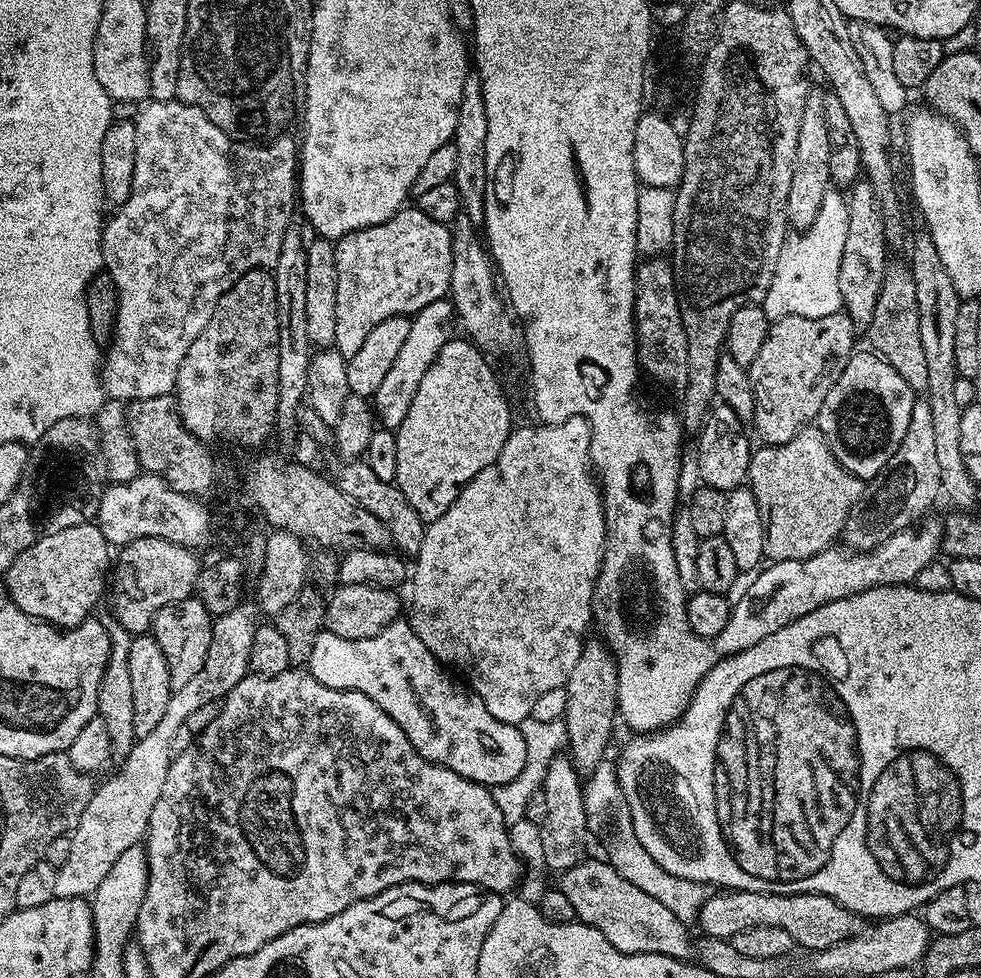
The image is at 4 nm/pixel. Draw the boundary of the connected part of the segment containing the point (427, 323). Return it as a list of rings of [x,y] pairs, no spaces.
[[[430,302],[421,312],[411,317],[410,334],[406,334],[406,343],[398,350],[398,358],[394,358],[394,366],[386,370],[386,378],[382,378],[382,386],[378,386],[374,397],[374,416],[379,427],[395,430],[402,426],[402,418],[410,411],[410,402],[414,402],[414,394],[418,391],[418,382],[422,382],[422,374],[438,358],[438,350],[442,343],[440,336],[441,302]]]

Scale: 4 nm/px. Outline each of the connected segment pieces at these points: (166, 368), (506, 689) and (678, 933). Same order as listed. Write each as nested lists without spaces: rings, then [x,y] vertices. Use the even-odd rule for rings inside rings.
[[[152,100],[145,103],[137,111],[134,121],[136,137],[134,138],[134,178],[132,189],[128,192],[126,202],[122,202],[115,209],[116,212],[107,217],[104,233],[102,234],[102,258],[104,268],[117,288],[117,308],[115,328],[112,331],[111,343],[108,344],[102,356],[102,383],[104,391],[111,399],[121,402],[131,402],[142,398],[158,398],[169,395],[176,387],[178,366],[182,366],[182,358],[194,346],[194,338],[206,330],[222,294],[255,268],[272,270],[278,262],[279,251],[282,250],[282,240],[292,220],[292,207],[298,204],[298,140],[289,134],[277,134],[267,142],[245,142],[234,140],[227,136],[198,106],[183,104],[181,100]]]
[[[571,416],[561,424],[535,422],[529,428],[517,427],[506,438],[502,454],[482,474],[467,484],[454,498],[450,510],[442,518],[431,521],[424,529],[422,550],[414,557],[414,567],[410,572],[412,584],[412,616],[410,623],[414,634],[422,638],[426,650],[436,655],[445,666],[457,664],[464,671],[463,679],[467,687],[486,702],[486,710],[494,714],[504,724],[519,726],[523,720],[531,717],[534,702],[546,694],[546,690],[563,688],[570,678],[570,670],[578,663],[584,649],[584,641],[589,635],[588,624],[593,623],[592,599],[596,589],[596,579],[604,561],[604,547],[608,545],[606,522],[604,521],[604,497],[600,495],[600,486],[592,466],[592,425],[583,416]]]
[[[585,858],[570,870],[559,873],[558,886],[576,911],[579,923],[588,924],[598,930],[614,946],[626,954],[662,954],[675,960],[688,960],[694,952],[694,940],[689,925],[674,918],[667,906],[650,898],[638,886],[626,882],[616,867],[605,860]]]

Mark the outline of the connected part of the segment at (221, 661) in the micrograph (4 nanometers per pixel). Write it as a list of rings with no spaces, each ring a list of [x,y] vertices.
[[[237,606],[215,617],[202,670],[198,670],[185,686],[173,691],[158,725],[149,734],[137,739],[130,754],[119,763],[120,768],[106,782],[99,783],[90,802],[86,802],[82,819],[70,833],[70,855],[65,864],[56,870],[54,896],[91,897],[123,851],[143,841],[151,811],[162,794],[162,785],[166,782],[168,768],[174,759],[174,740],[178,732],[181,733],[195,709],[210,702],[223,701],[230,690],[249,673],[250,646],[255,627],[256,620],[244,606]]]

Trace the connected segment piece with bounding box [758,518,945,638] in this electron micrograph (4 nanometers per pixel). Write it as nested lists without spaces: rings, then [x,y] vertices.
[[[932,519],[916,521],[898,534],[886,538],[886,542],[870,552],[833,546],[805,560],[778,560],[769,563],[769,568],[761,567],[758,572],[759,638],[770,638],[774,630],[782,630],[782,626],[835,600],[850,598],[859,592],[887,584],[912,584],[919,571],[933,564],[942,552],[945,525],[939,519]]]

